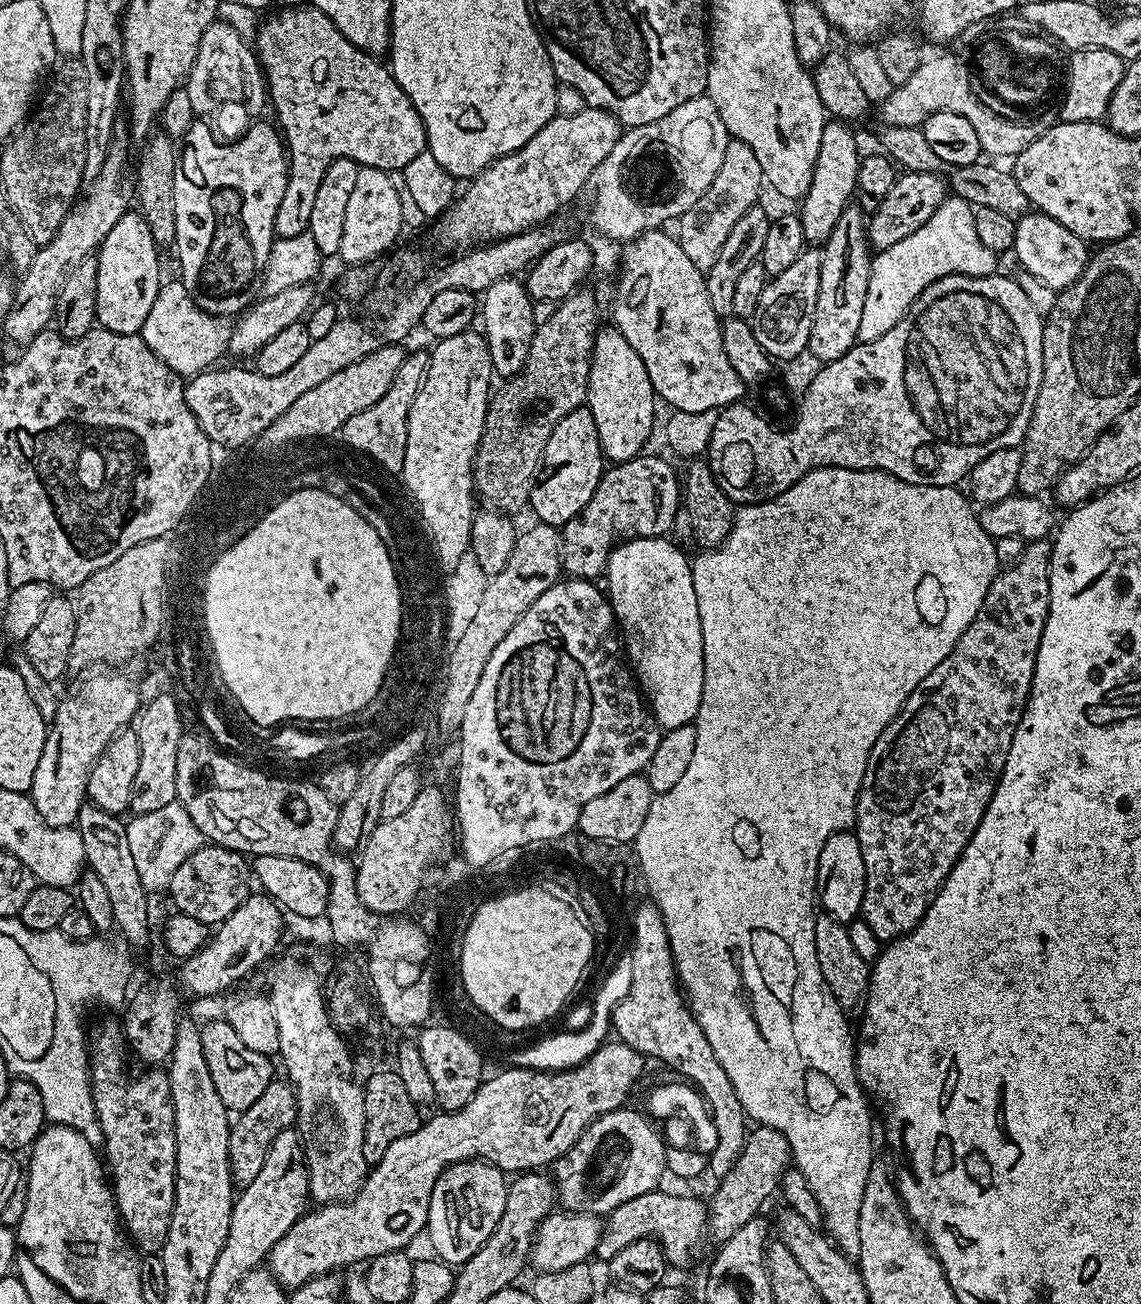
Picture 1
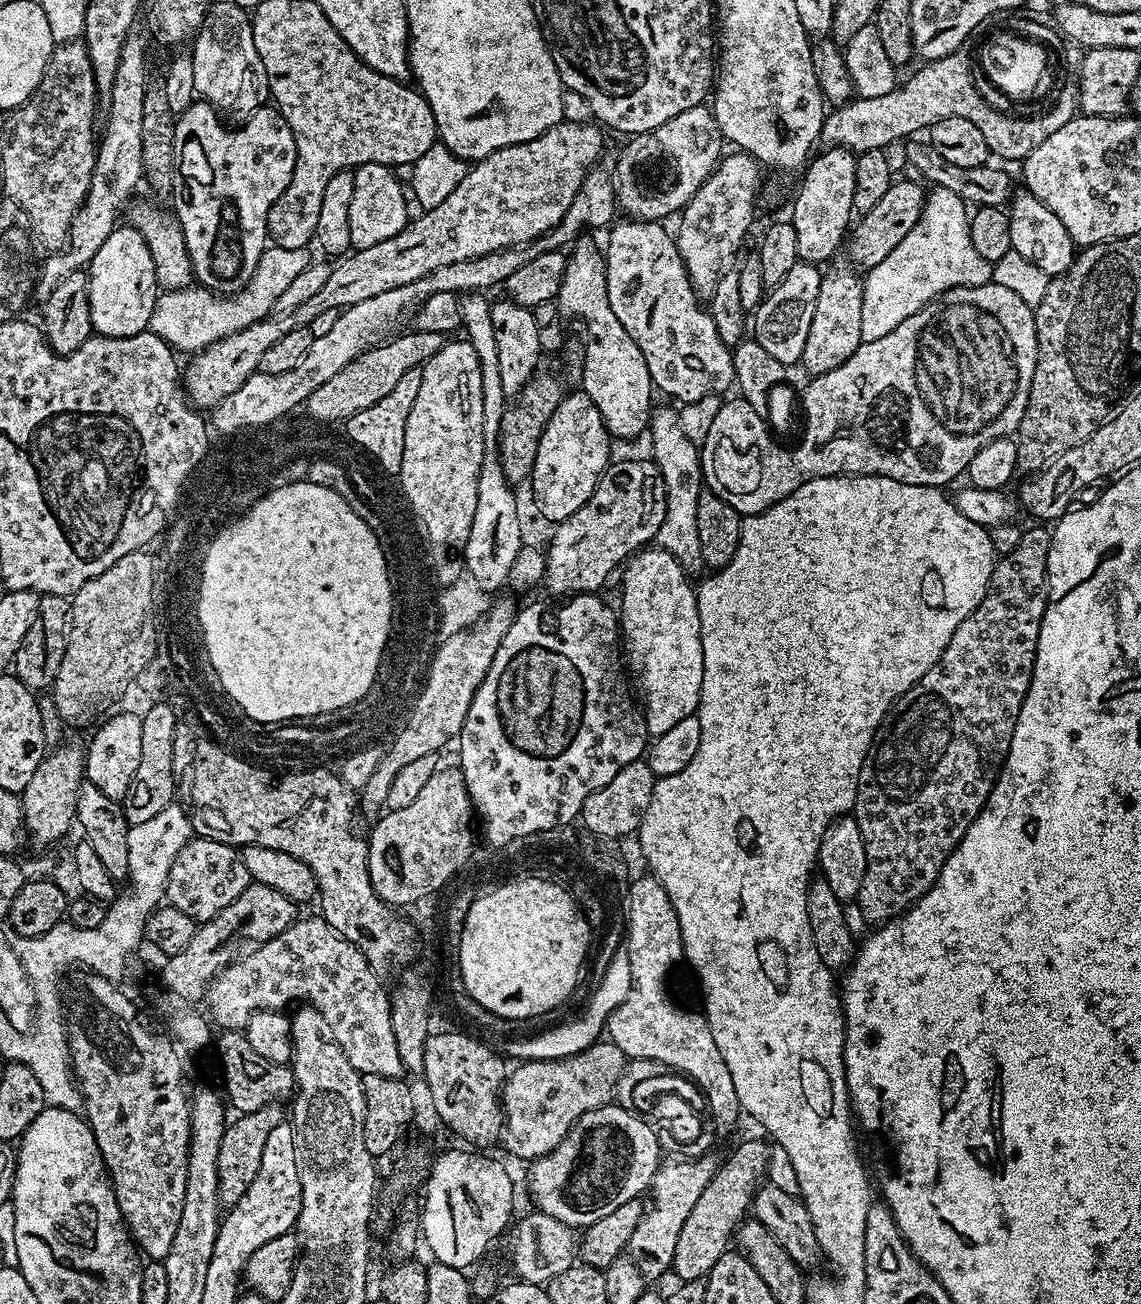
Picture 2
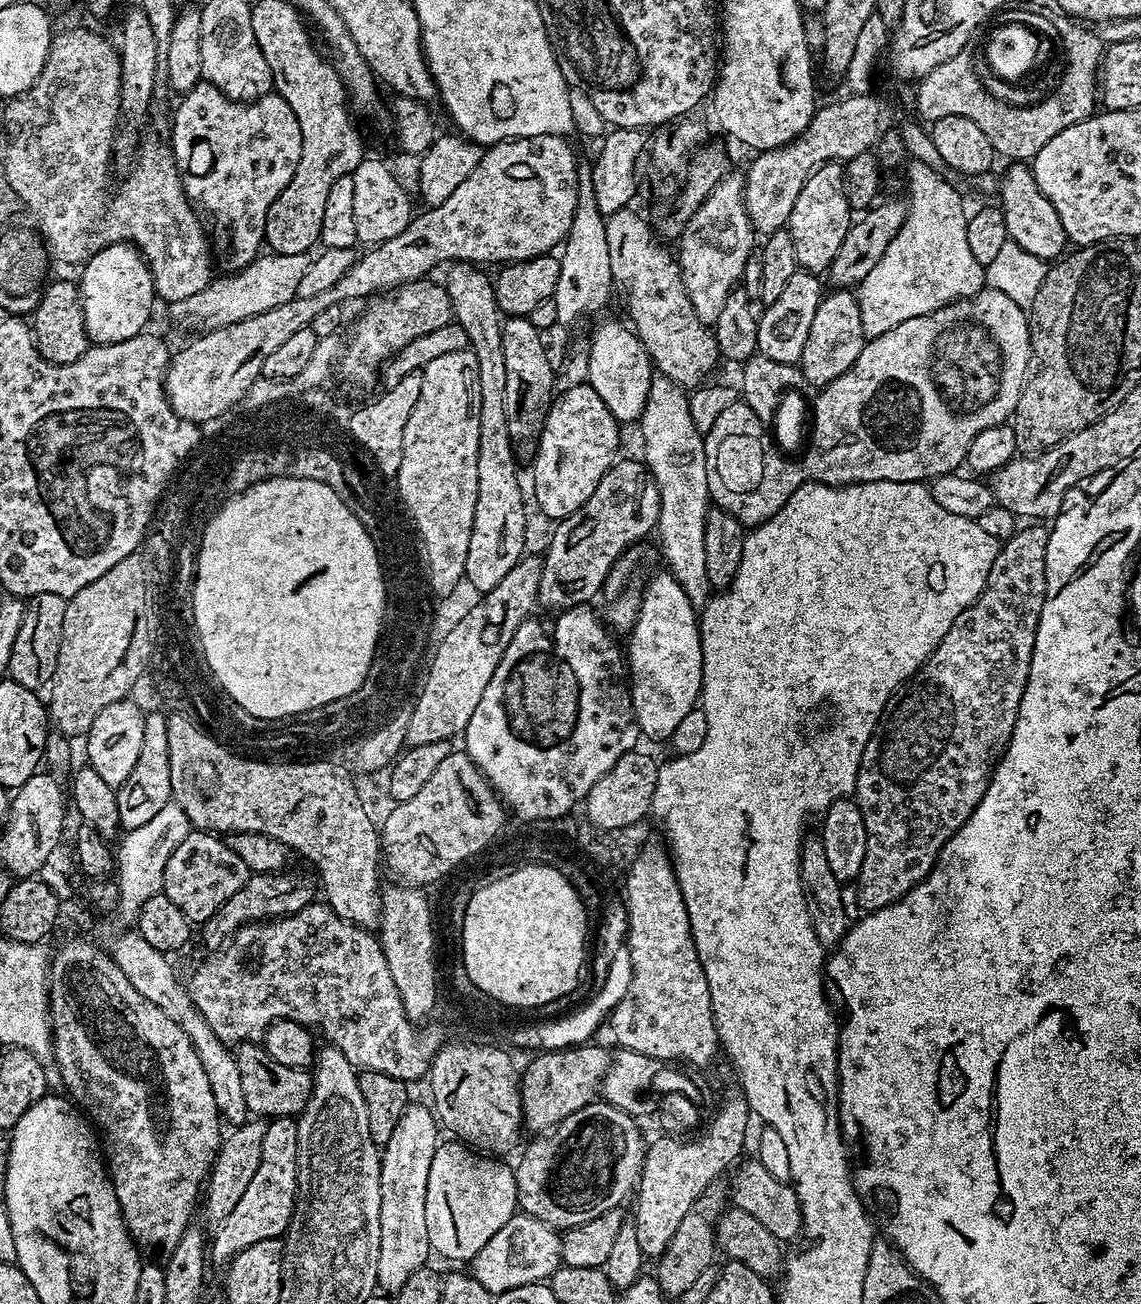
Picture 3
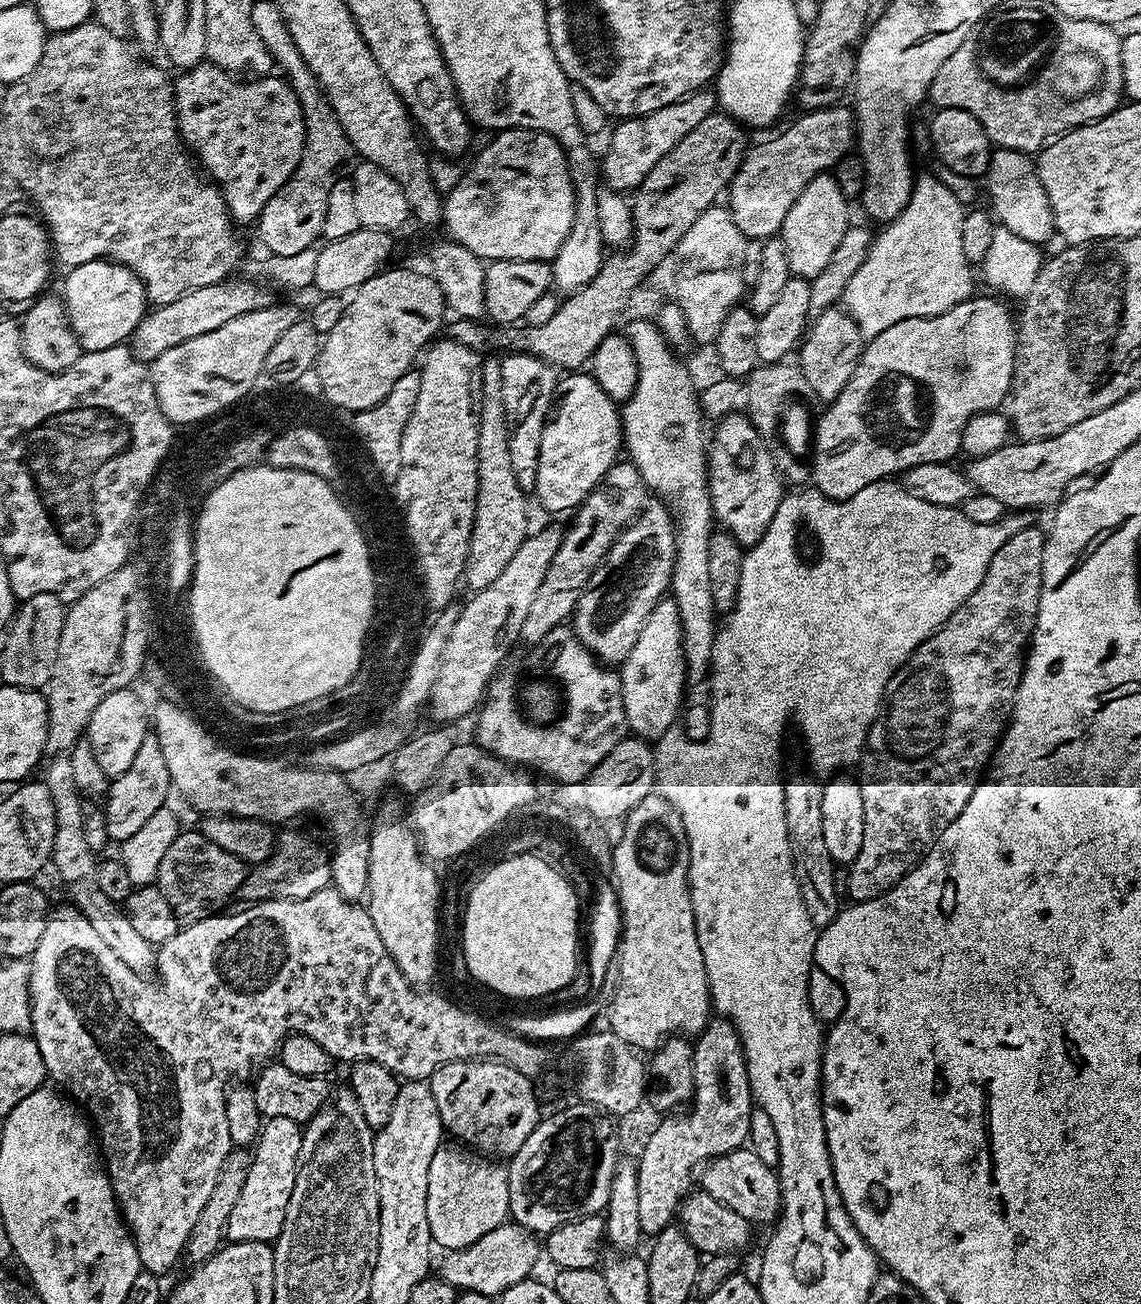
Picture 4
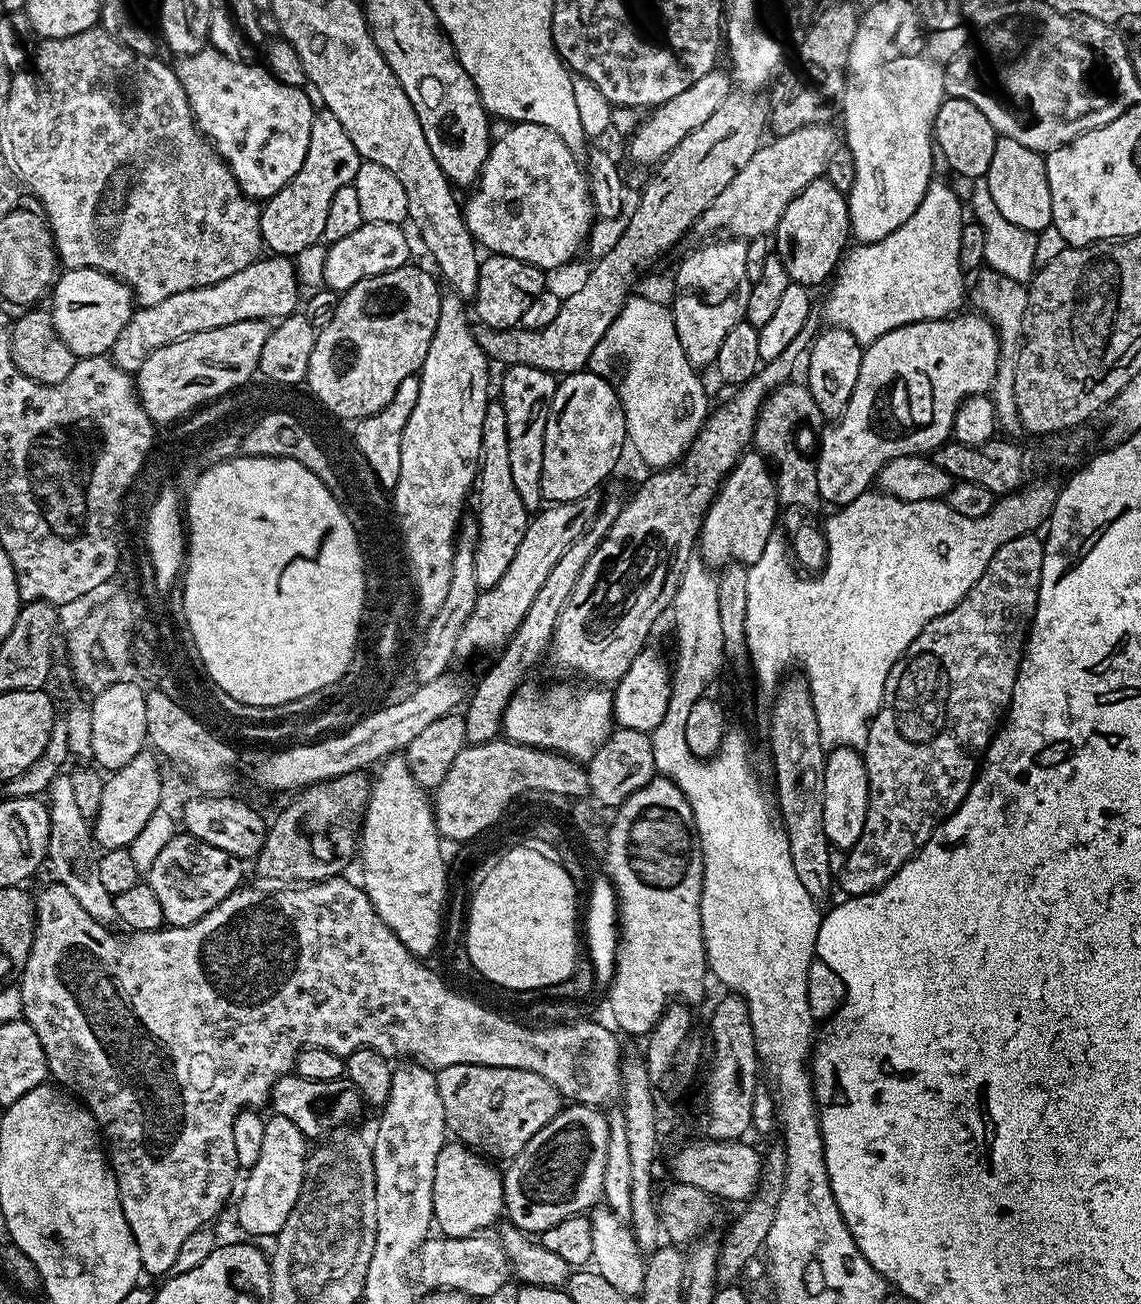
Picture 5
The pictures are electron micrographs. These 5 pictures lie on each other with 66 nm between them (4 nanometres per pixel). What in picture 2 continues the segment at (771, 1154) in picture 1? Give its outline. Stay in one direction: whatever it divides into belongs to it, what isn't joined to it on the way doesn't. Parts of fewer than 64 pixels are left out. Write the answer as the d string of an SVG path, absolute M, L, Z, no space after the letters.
M744 1140L725 1160L717 1167L714 1178L702 1190L698 1202L694 1202L694 1210L690 1210L690 1218L686 1218L686 1226L682 1226L682 1234L678 1234L678 1246L674 1246L674 1262L672 1272L677 1281L704 1280L708 1271L722 1258L724 1252L729 1251L733 1243L736 1230L749 1215L752 1199L756 1197L756 1189L765 1183L769 1145L760 1140Z

